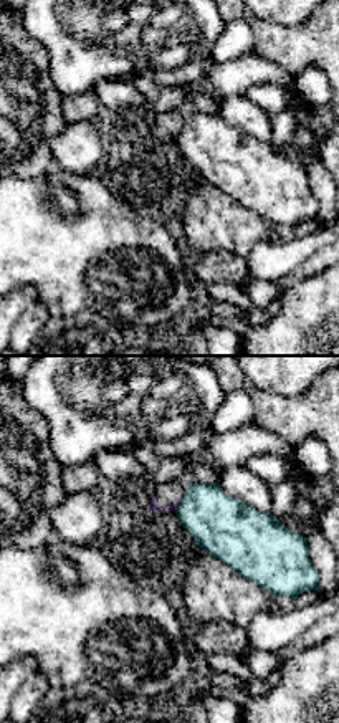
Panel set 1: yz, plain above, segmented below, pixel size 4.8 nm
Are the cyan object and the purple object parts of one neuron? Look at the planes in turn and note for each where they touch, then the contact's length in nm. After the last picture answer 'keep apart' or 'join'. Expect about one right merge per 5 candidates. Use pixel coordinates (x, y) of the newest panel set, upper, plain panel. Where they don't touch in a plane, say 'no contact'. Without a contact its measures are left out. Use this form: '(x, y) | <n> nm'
(181, 134) | 90 nm

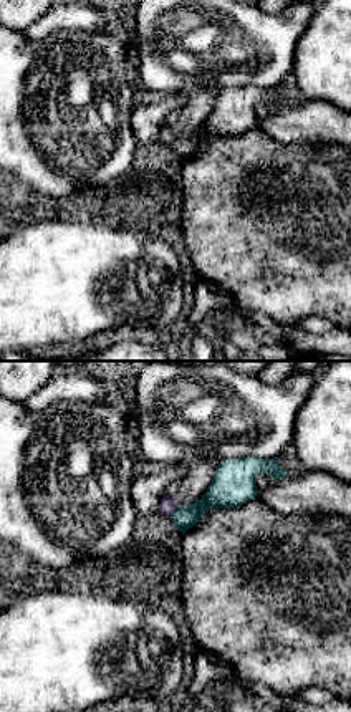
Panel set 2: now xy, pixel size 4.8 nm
(174, 139) | 80 nm

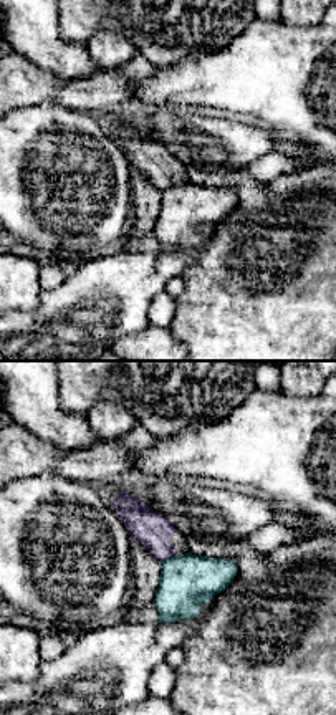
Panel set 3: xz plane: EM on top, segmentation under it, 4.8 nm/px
(168, 187) | 90 nm

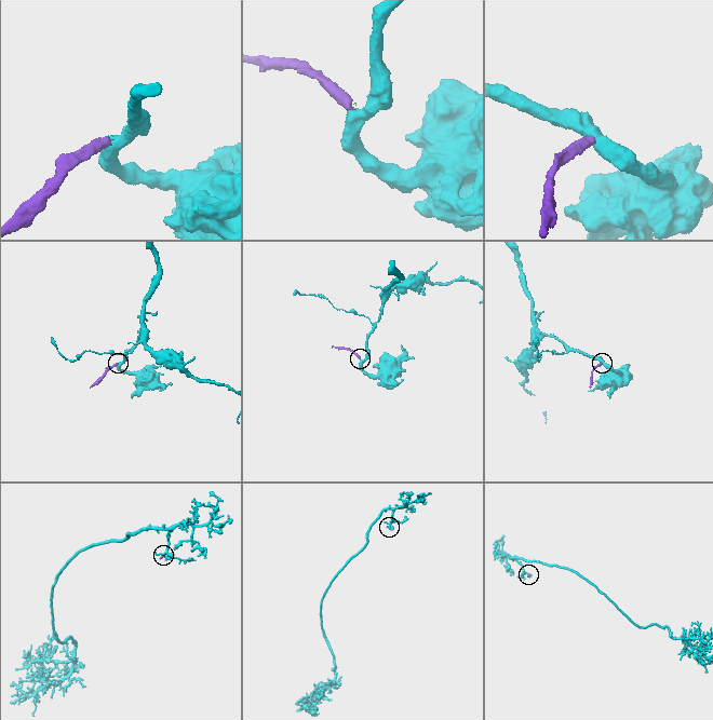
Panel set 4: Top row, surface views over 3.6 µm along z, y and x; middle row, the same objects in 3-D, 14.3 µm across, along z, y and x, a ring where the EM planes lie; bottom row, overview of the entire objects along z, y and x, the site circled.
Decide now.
keep apart

